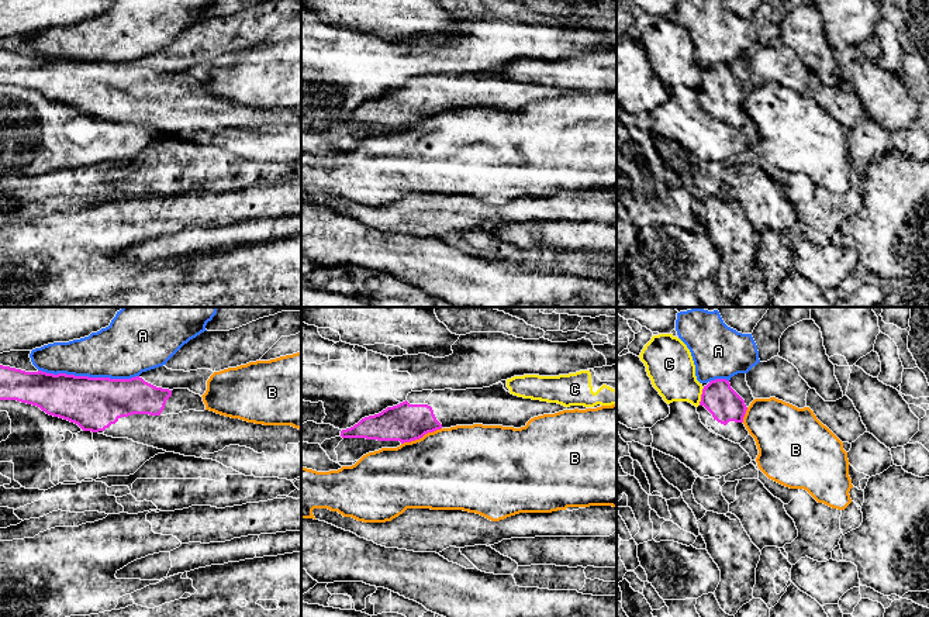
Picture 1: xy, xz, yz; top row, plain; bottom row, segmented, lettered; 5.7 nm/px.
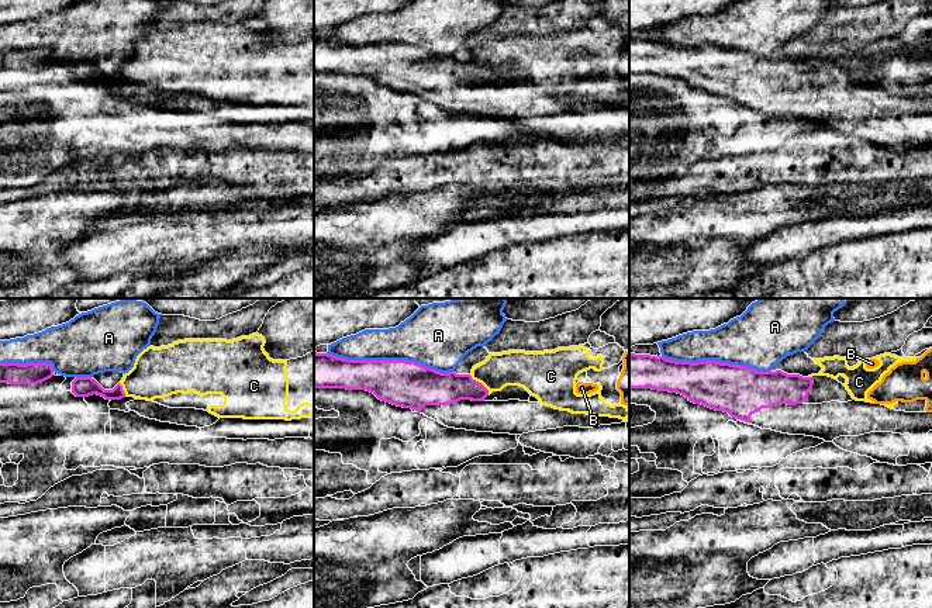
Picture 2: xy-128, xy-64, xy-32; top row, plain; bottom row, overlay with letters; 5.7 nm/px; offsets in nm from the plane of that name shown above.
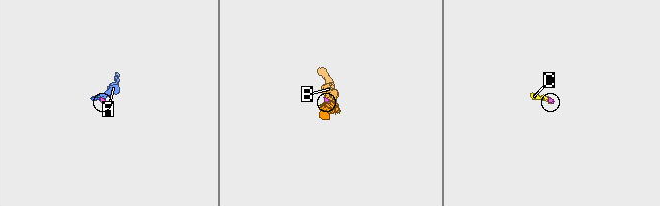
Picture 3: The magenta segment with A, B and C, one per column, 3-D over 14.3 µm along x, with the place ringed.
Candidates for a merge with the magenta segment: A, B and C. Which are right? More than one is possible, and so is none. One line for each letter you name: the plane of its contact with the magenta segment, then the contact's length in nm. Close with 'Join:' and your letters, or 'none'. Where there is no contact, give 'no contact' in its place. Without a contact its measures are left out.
Join: none

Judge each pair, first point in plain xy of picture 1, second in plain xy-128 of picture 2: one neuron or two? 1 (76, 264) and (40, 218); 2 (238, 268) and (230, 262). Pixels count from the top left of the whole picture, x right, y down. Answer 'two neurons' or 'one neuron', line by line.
1: one neuron
2: one neuron

